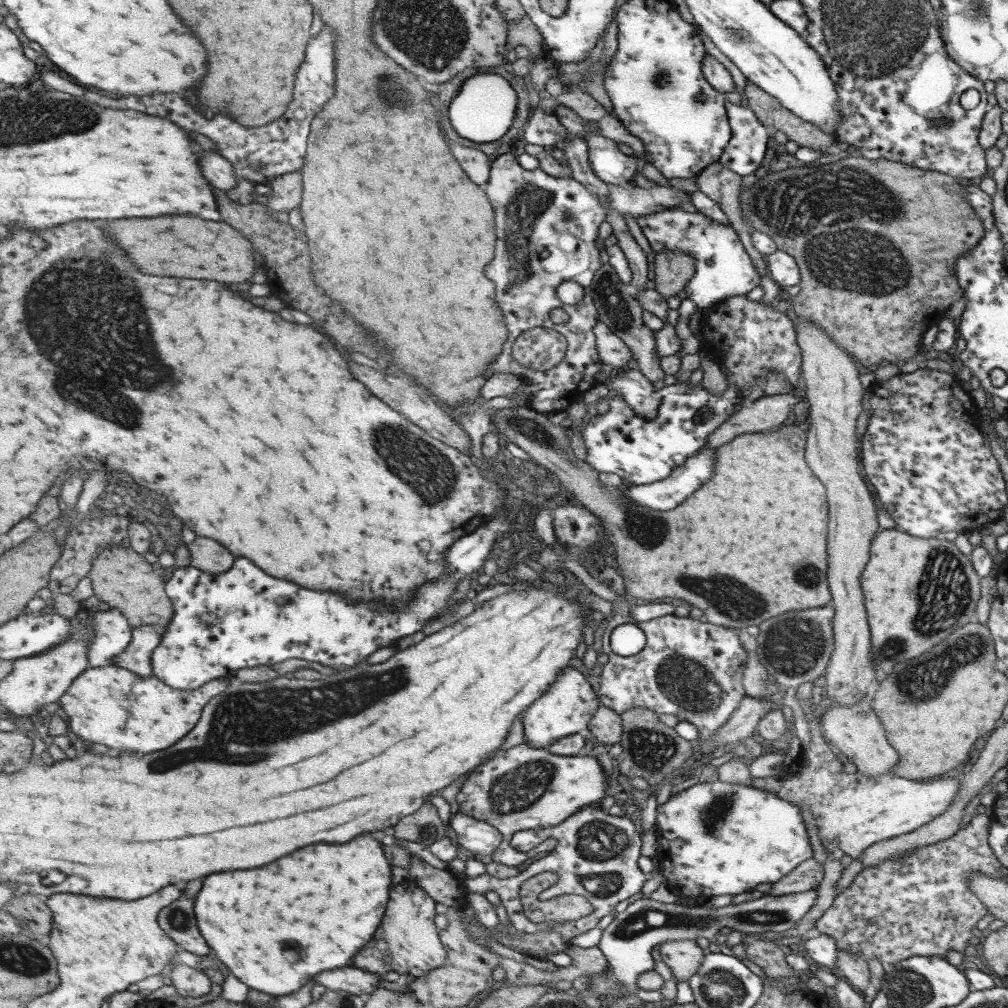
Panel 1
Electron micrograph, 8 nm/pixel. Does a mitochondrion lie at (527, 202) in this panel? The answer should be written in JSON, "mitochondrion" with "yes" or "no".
{"mitochondrion":"yes"}

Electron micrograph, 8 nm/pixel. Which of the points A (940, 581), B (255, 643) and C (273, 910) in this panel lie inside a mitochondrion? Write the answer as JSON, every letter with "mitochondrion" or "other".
{"A":"mitochondrion","B":"other","C":"other"}

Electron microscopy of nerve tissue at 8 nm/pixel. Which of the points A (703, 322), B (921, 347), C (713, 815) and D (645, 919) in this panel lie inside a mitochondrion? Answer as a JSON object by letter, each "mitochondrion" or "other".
{"A":"other","B":"other","C":"mitochondrion","D":"mitochondrion"}

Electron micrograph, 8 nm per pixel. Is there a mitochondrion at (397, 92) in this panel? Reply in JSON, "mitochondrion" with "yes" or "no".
{"mitochondrion":"yes"}

